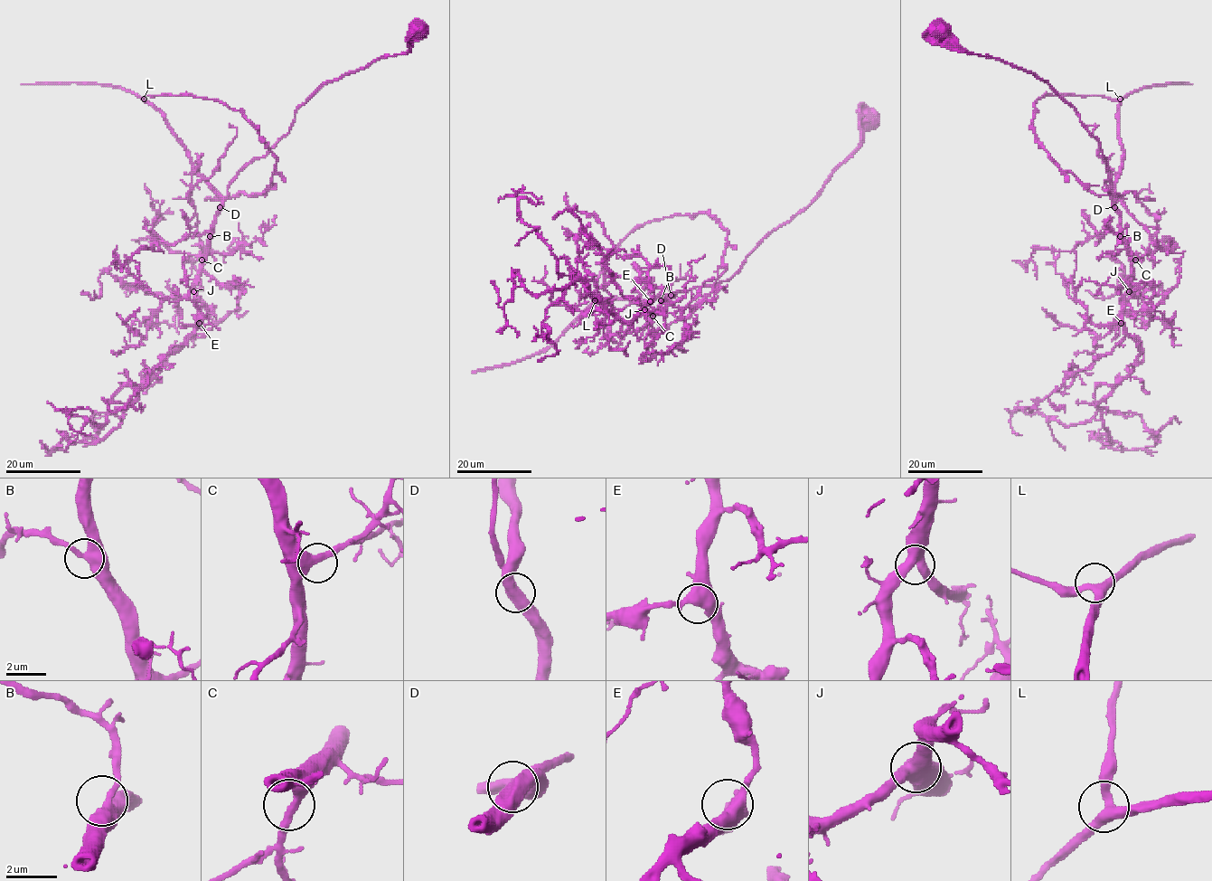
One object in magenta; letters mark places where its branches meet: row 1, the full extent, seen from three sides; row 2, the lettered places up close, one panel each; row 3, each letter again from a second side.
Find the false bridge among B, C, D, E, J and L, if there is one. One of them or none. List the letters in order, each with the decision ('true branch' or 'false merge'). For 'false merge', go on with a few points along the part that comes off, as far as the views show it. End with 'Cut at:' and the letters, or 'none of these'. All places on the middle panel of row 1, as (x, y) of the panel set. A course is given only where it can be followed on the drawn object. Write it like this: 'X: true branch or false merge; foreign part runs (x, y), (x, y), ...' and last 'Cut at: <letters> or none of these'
B: true branch
C: true branch
D: true branch
E: true branch
J: true branch
L: true branch
Cut at: none of these

